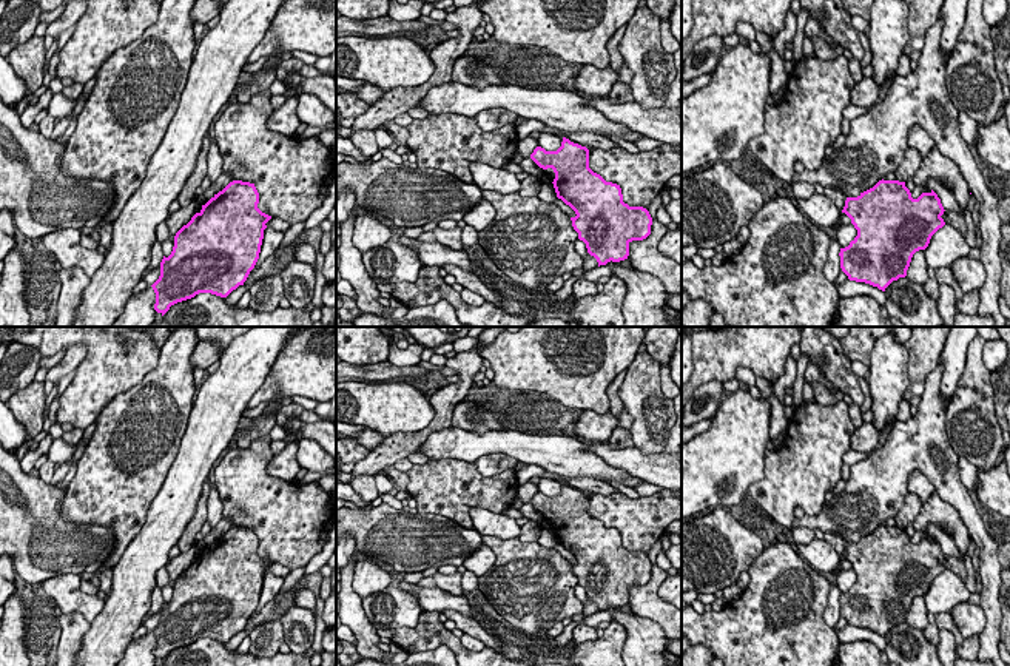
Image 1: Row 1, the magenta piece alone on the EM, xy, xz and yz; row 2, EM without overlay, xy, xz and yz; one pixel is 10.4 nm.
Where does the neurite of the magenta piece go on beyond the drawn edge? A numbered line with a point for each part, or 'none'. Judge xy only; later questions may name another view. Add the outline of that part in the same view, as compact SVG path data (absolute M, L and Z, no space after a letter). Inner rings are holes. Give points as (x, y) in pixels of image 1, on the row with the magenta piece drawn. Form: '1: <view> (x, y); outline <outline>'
none

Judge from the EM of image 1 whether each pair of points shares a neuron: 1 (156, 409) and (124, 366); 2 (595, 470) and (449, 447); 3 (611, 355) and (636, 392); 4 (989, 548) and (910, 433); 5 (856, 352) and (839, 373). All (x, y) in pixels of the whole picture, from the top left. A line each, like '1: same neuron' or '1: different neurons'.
1: different neurons
2: same neuron
3: different neurons
4: same neuron
5: different neurons

